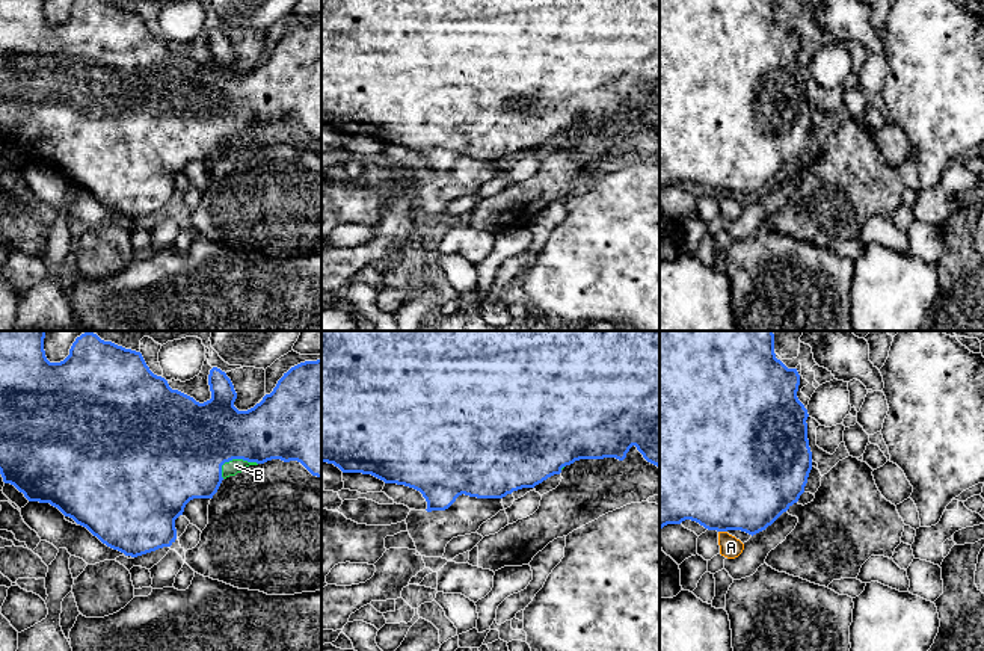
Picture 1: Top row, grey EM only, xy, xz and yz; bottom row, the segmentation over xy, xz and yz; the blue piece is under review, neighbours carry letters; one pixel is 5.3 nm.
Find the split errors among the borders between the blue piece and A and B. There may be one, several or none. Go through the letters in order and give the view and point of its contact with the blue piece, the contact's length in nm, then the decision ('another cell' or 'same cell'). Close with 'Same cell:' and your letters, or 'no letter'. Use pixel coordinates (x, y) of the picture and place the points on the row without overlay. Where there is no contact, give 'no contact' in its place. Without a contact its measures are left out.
A: yz (723, 192) | 50 nm | another cell
B: xy (234, 120) | 220 nm | same cell
Same cell: B

